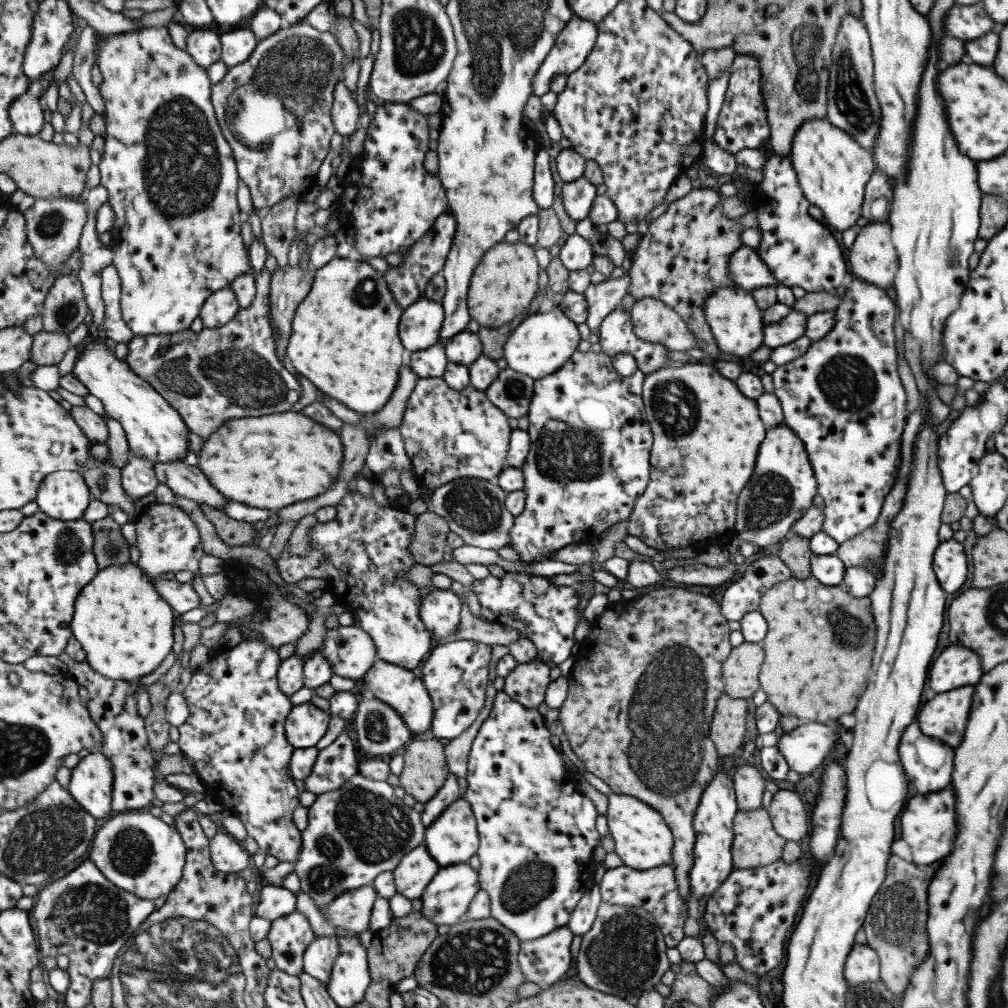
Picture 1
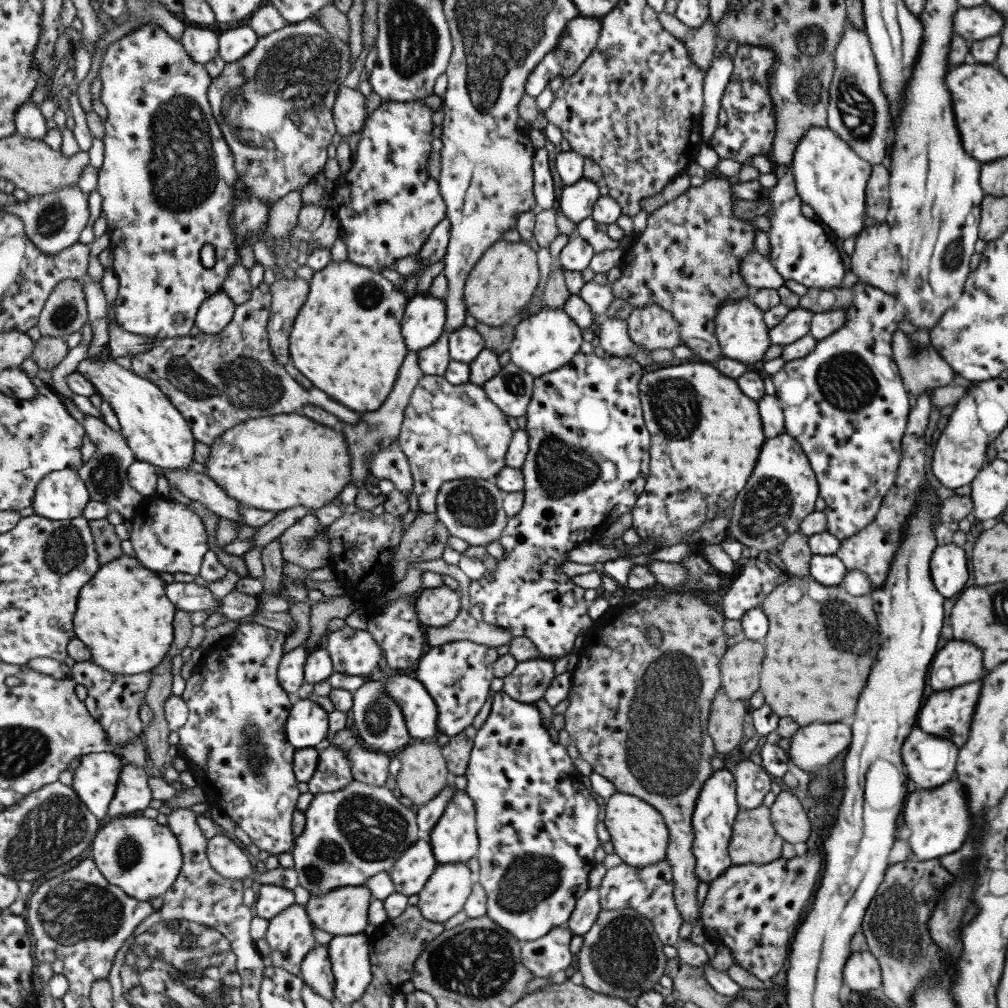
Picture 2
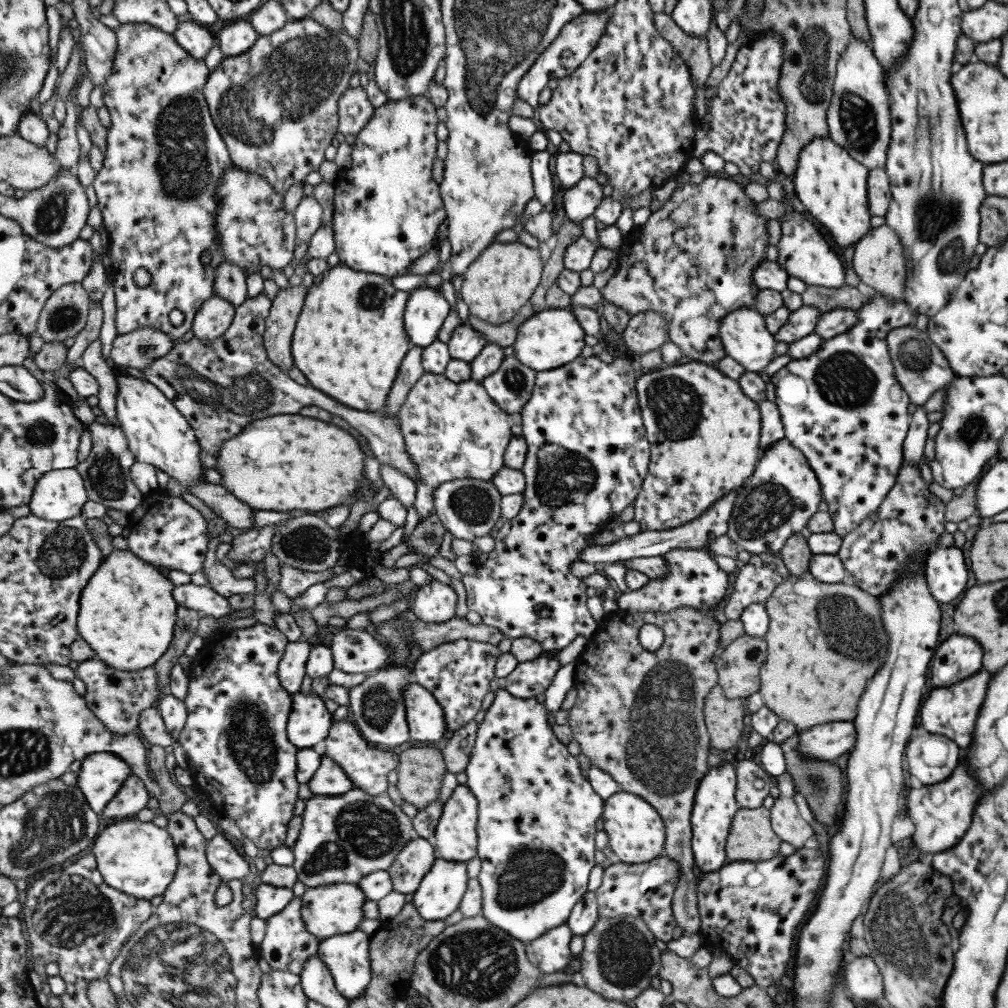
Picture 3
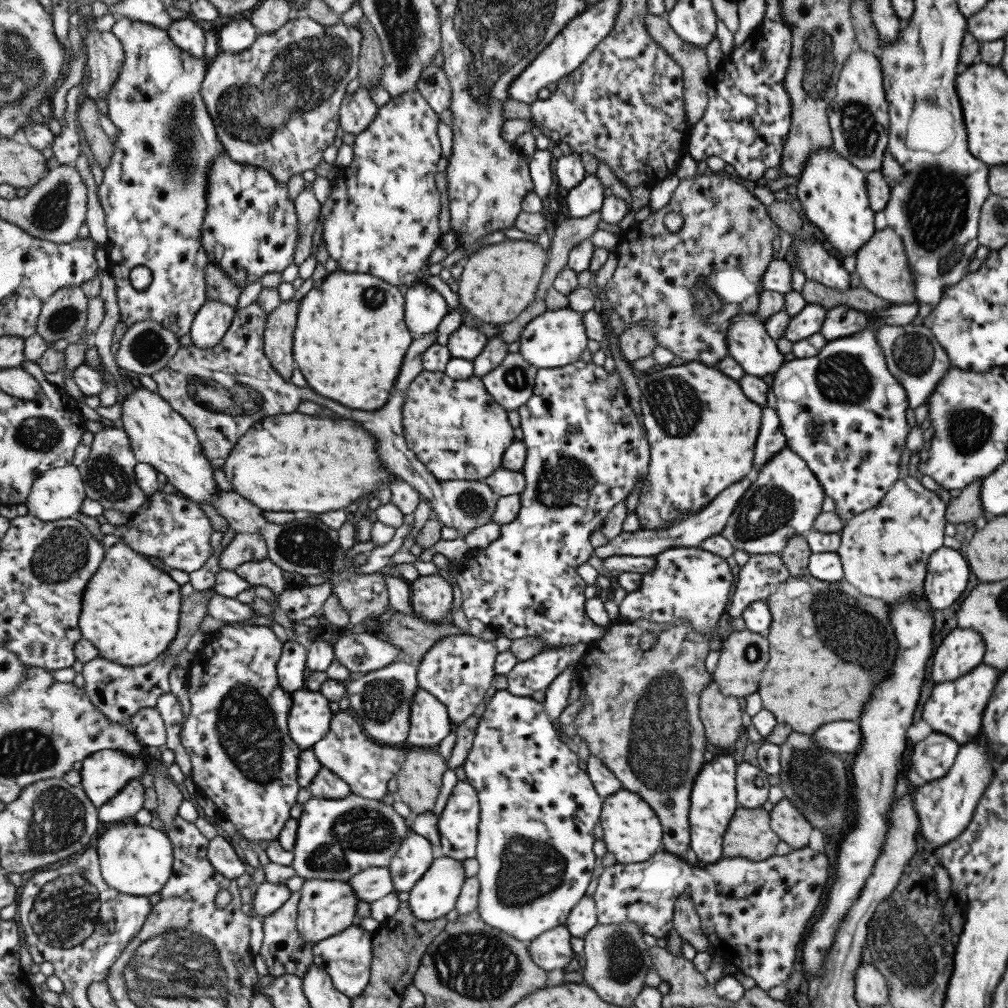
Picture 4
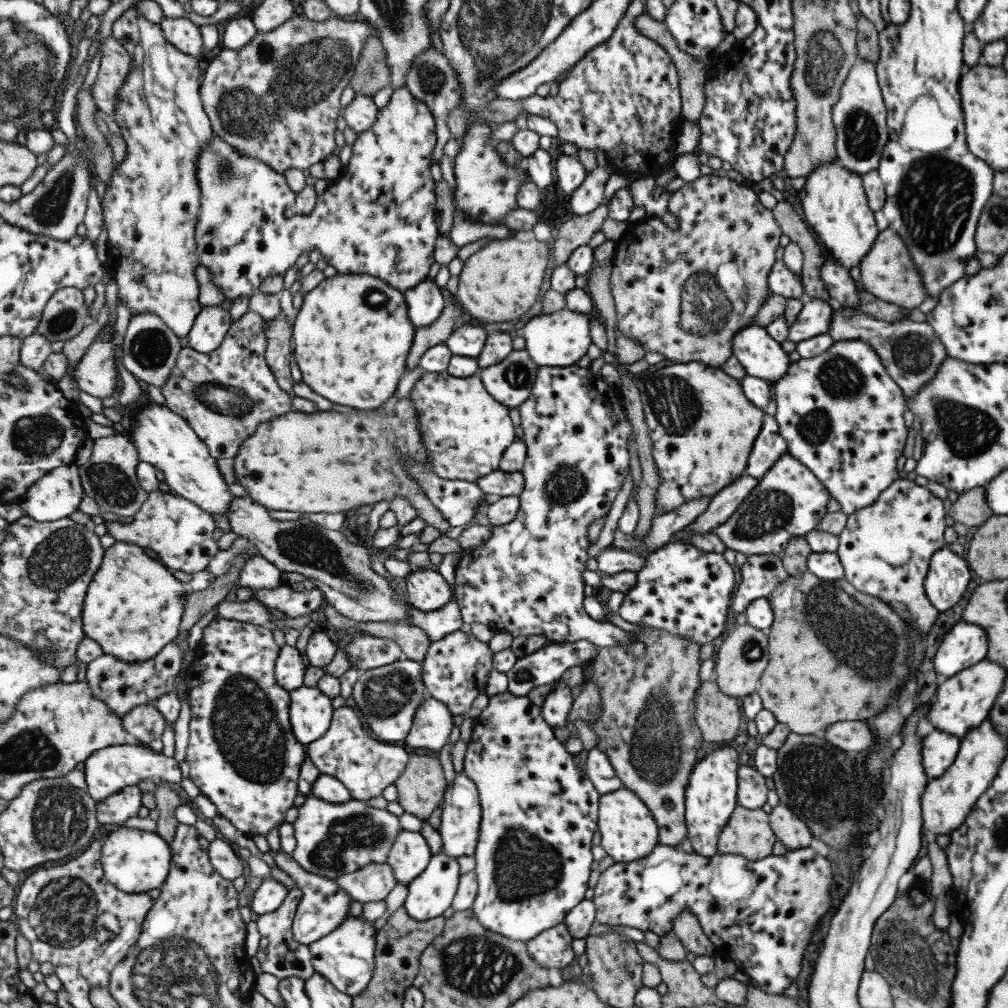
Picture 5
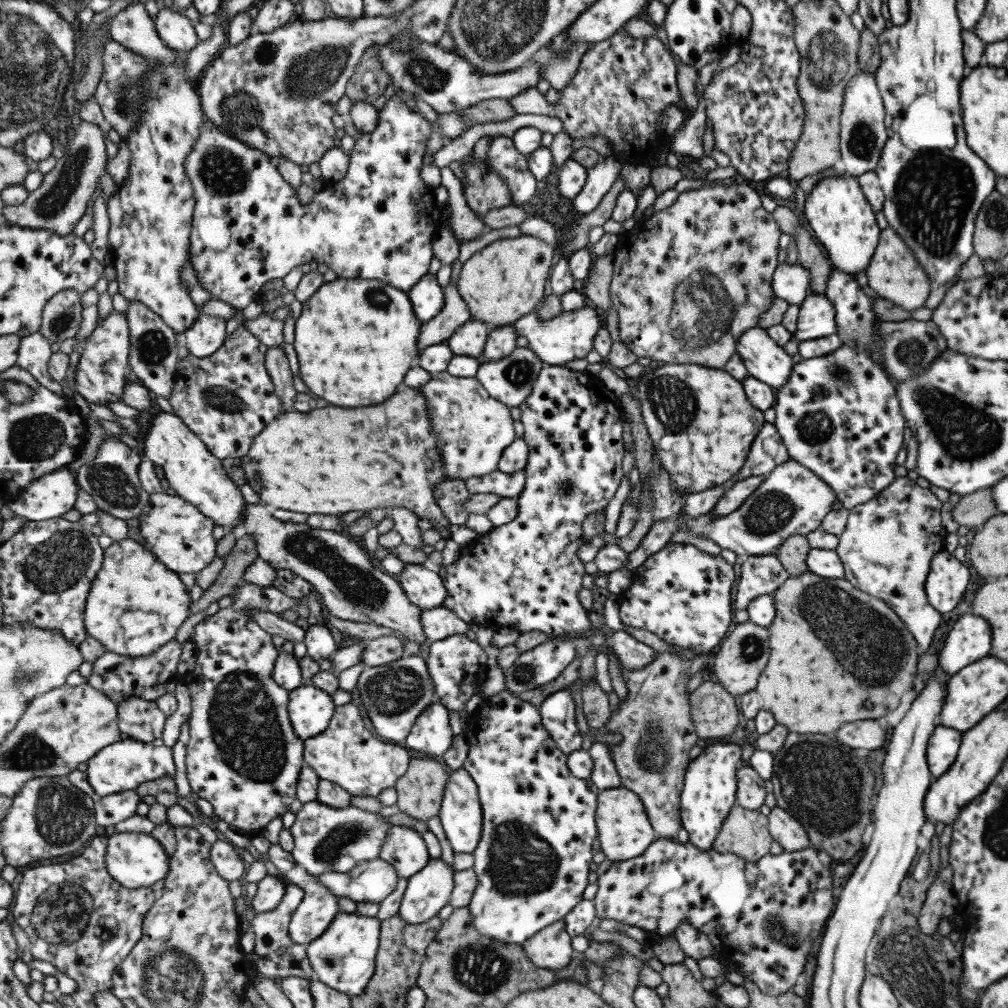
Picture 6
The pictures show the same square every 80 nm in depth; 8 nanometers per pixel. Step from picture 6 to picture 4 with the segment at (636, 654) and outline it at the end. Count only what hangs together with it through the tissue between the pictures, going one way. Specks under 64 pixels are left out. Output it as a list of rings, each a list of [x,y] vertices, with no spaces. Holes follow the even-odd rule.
[[[583,360],[575,362],[573,365],[561,366],[559,368],[539,369],[536,378],[536,389],[528,405],[521,406],[517,410],[521,418],[520,428],[523,430],[523,440],[528,446],[528,458],[524,467],[523,475],[526,477],[526,487],[521,493],[522,507],[519,516],[509,524],[501,526],[500,537],[489,546],[481,549],[479,552],[479,566],[465,566],[456,571],[455,579],[462,590],[463,605],[462,611],[468,620],[480,620],[486,626],[500,632],[501,635],[511,640],[525,637],[541,637],[548,648],[566,647],[569,645],[578,645],[579,643],[596,644],[605,638],[608,633],[608,627],[595,624],[587,612],[585,612],[585,588],[587,583],[580,575],[578,568],[585,564],[591,556],[594,556],[593,544],[589,542],[589,536],[605,524],[605,518],[609,516],[609,510],[621,502],[635,486],[635,480],[640,474],[645,474],[649,461],[649,445],[645,438],[643,426],[637,422],[636,416],[631,411],[627,397],[625,397],[625,386],[622,385],[616,370],[607,374],[603,366],[597,366],[595,362],[585,362]]]

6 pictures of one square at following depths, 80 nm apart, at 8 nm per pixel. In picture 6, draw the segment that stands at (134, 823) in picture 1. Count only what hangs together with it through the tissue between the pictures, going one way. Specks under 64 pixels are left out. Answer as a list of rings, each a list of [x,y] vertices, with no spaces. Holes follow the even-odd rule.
[[[114,833],[107,844],[107,870],[121,886],[137,890],[149,888],[166,879],[170,872],[170,857],[156,836],[142,833]]]

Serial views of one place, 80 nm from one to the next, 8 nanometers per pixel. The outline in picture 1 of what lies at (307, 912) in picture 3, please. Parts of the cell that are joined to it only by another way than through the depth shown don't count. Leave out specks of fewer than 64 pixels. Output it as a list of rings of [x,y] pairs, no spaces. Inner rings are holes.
[[[374,884],[361,886],[361,889],[341,894],[319,911],[335,930],[338,928],[337,931],[344,928],[351,932],[365,932],[370,928],[372,910],[379,896]]]

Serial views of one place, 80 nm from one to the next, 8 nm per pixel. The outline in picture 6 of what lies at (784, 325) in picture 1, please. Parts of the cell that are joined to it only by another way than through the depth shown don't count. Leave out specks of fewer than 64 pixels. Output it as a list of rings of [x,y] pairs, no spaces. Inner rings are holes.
[[[808,293],[798,304],[796,328],[791,338],[799,342],[833,334],[836,334],[836,325],[832,302],[823,295]]]

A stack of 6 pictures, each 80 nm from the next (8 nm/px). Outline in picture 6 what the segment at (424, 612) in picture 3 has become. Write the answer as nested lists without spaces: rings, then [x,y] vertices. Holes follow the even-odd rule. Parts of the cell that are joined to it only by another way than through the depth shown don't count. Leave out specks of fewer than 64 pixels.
[[[406,563],[403,572],[396,576],[410,601],[421,610],[435,610],[445,604],[447,587],[438,569],[431,565]]]

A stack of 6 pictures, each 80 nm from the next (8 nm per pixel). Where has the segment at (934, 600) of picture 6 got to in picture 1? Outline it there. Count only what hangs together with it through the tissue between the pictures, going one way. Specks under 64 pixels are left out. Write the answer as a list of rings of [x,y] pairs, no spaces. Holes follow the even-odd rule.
[[[950,538],[939,542],[932,554],[932,569],[939,586],[951,593],[959,590],[967,580],[967,562],[959,543]]]

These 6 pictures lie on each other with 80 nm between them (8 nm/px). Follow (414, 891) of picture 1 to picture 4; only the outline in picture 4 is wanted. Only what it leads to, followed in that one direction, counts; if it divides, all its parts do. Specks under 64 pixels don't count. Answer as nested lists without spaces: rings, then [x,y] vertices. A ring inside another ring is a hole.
[[[409,834],[388,868],[391,870],[396,891],[410,892],[431,869],[439,851],[421,834]]]

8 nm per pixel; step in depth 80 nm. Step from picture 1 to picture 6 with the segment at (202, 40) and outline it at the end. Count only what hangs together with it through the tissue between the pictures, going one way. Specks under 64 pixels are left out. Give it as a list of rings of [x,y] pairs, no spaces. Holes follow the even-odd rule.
[[[161,7],[155,21],[157,32],[169,48],[188,51],[201,41],[194,23],[178,9]]]

